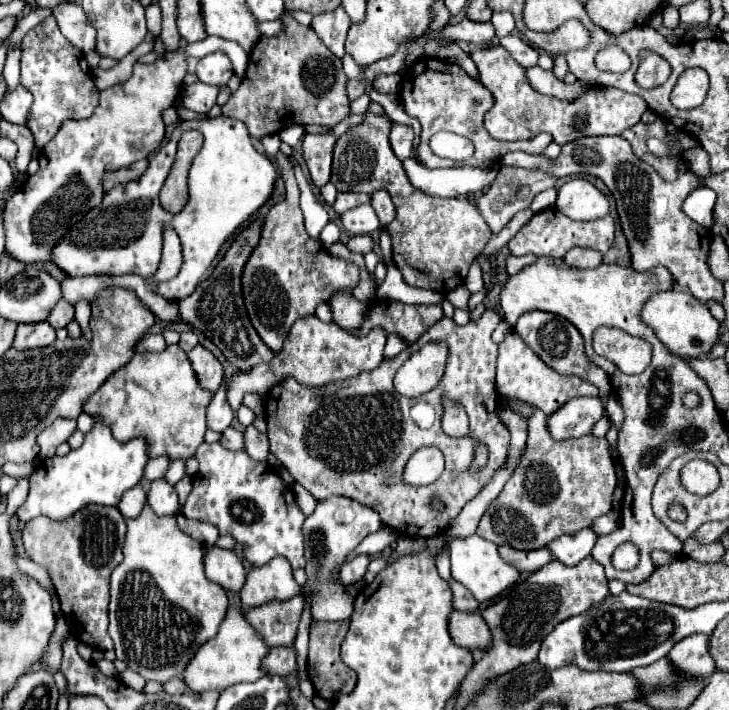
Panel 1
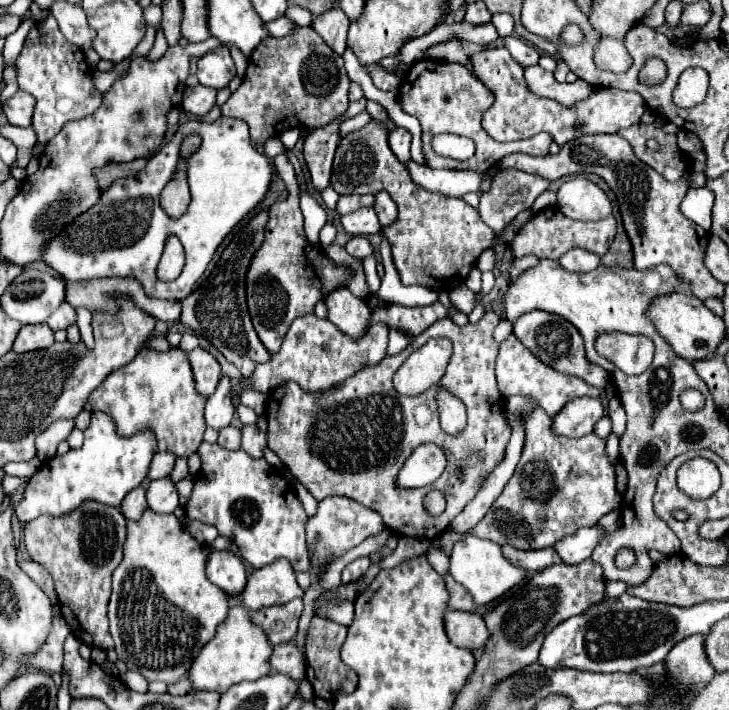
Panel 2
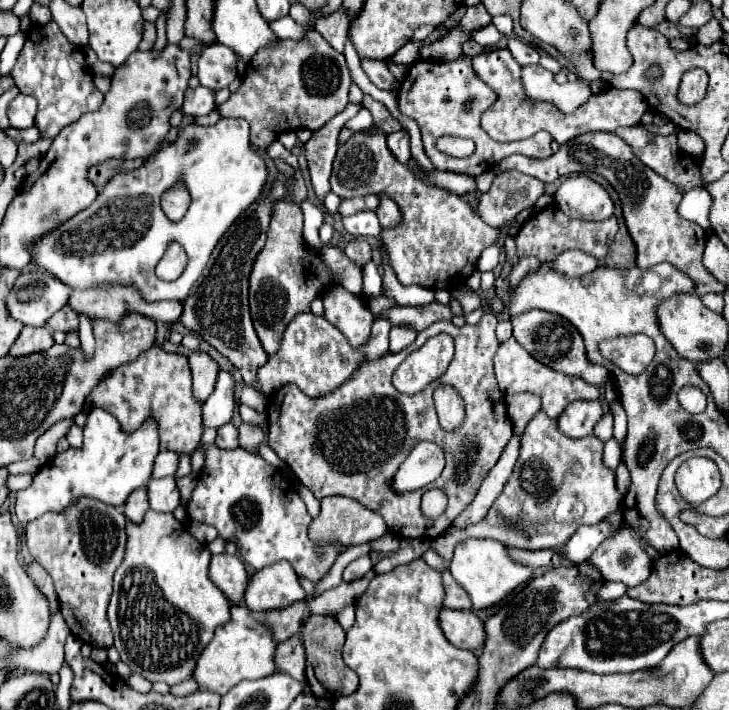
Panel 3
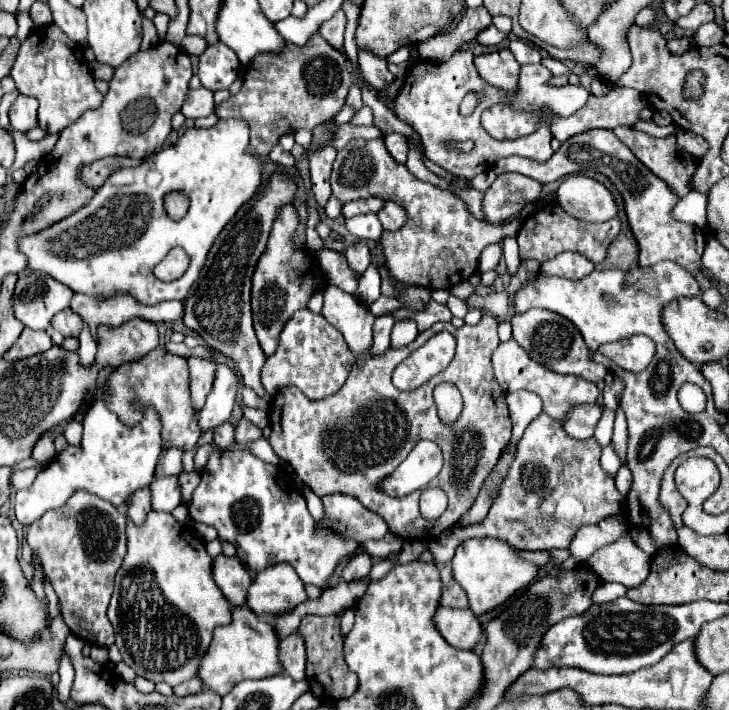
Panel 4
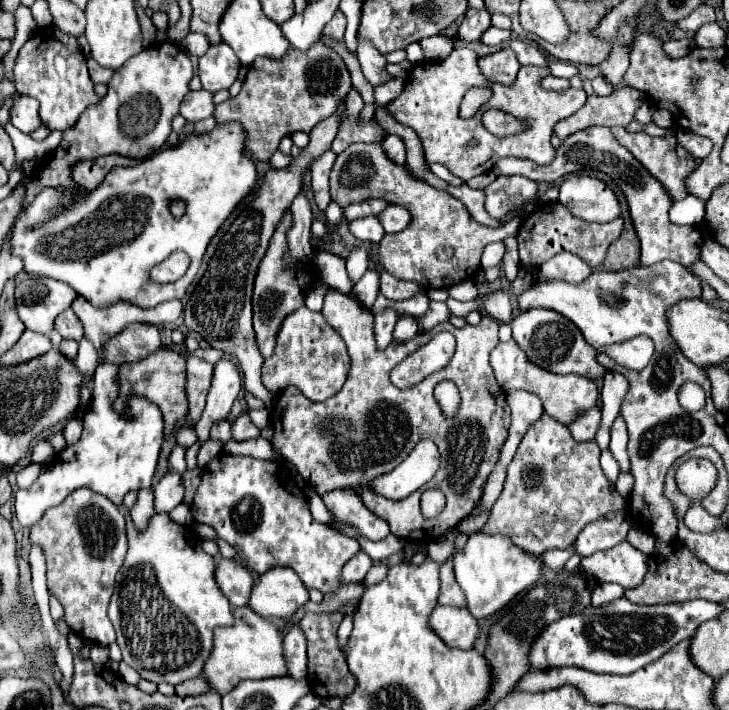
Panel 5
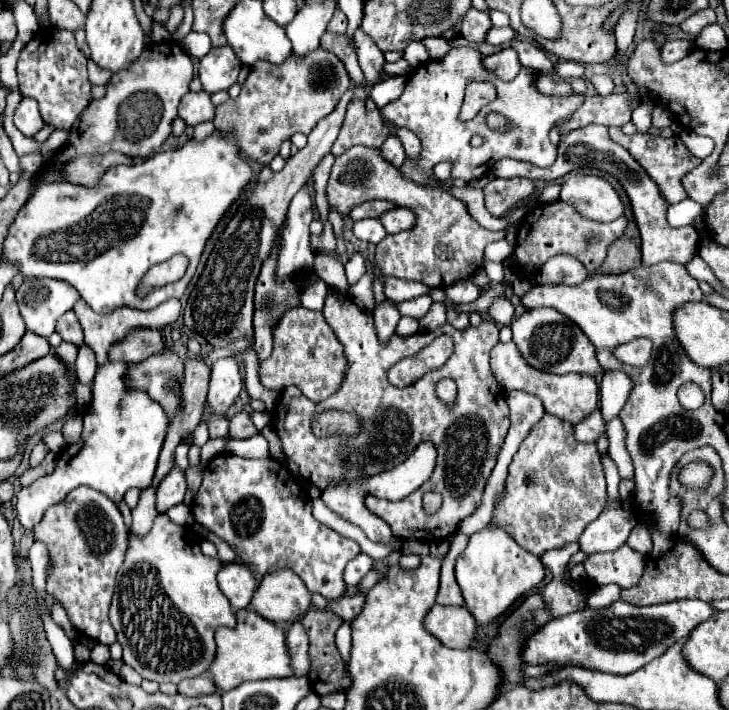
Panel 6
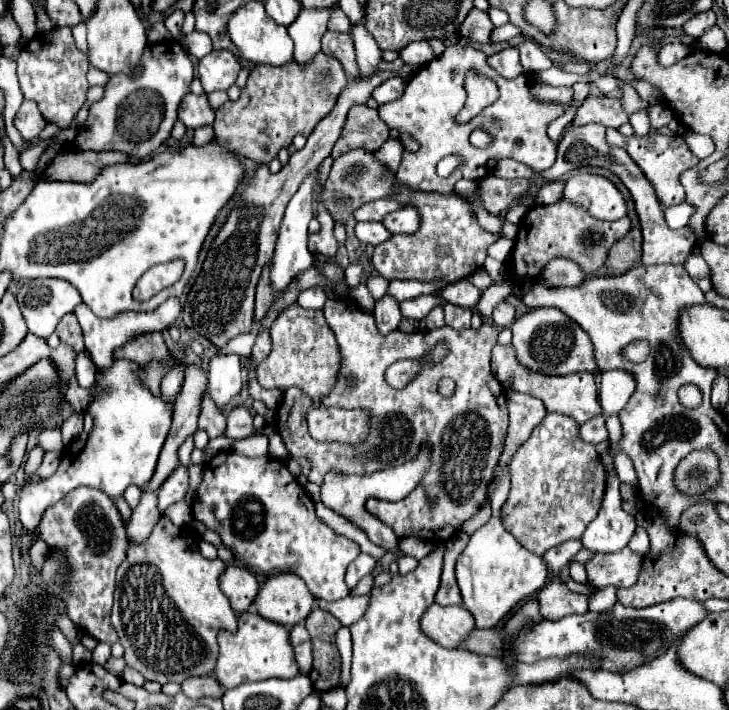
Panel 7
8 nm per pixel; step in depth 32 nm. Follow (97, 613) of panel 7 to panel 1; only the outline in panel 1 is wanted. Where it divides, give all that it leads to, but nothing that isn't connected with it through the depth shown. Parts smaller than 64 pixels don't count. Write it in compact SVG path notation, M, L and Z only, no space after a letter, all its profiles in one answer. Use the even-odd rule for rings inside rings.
M86 506L66 520L50 520L46 516L34 518L24 524L22 542L26 554L44 566L54 582L60 598L62 614L70 632L84 644L96 650L112 650L108 636L108 600L110 600L110 574L122 562L122 544L126 536L126 522L118 508L112 506Z

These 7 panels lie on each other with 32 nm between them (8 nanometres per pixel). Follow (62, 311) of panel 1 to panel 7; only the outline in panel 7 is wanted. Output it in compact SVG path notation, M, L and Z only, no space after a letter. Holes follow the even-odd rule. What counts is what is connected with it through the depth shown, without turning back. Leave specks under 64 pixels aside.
M68 314L60 320L58 328L56 328L56 334L60 338L60 342L68 344L74 348L74 352L82 352L84 350L84 340L82 340L82 328L76 320L74 314Z

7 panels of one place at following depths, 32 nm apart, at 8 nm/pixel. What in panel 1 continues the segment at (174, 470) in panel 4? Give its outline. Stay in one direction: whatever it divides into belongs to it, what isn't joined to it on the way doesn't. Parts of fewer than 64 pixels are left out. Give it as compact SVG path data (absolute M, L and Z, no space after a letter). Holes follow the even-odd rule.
M158 456L158 458L152 458L148 462L148 468L146 468L146 474L144 474L144 482L154 482L156 478L164 478L168 466L170 466L172 460L168 460L166 456Z

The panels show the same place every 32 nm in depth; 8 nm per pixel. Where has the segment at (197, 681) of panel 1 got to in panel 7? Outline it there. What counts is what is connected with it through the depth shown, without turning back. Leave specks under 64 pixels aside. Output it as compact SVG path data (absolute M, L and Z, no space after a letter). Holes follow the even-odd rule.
M246 612L244 616L240 616L236 634L222 630L218 634L218 644L220 656L214 668L214 676L226 690L246 682L258 682L268 678L294 678L298 674L298 664L294 658L294 648L290 644L288 628L272 620L264 620L260 614Z

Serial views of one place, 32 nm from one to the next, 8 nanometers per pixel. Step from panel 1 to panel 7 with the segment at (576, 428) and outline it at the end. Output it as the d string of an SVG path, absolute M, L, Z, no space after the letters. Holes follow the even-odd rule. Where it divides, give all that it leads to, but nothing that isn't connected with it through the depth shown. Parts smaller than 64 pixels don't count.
M596 416L596 420L588 420L588 424L582 424L580 426L580 436L582 436L584 442L592 442L592 444L608 440L608 430L606 430L606 424L604 424L604 416Z

